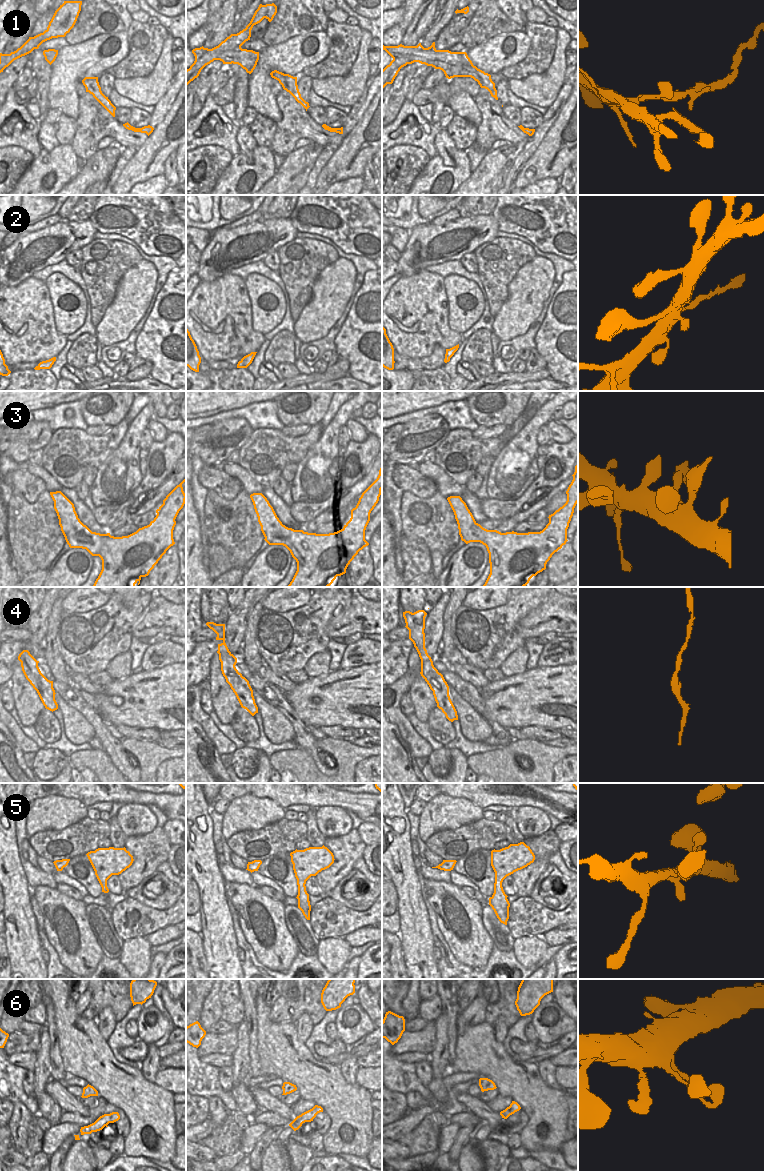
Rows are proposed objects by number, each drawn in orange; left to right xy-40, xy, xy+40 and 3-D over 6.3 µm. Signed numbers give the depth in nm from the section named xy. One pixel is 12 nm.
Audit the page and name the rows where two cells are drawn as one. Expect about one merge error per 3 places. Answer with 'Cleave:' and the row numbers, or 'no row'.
Cleave: 1, 2

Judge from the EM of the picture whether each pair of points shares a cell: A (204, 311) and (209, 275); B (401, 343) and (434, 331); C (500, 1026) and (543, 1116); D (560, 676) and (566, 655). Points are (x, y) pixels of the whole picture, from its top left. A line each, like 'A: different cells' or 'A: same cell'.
A: different cells
B: same cell
C: different cells
D: different cells

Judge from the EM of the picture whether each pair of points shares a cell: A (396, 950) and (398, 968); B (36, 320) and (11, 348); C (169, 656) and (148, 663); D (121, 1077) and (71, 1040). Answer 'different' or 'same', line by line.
A: same
B: same
C: same
D: same

